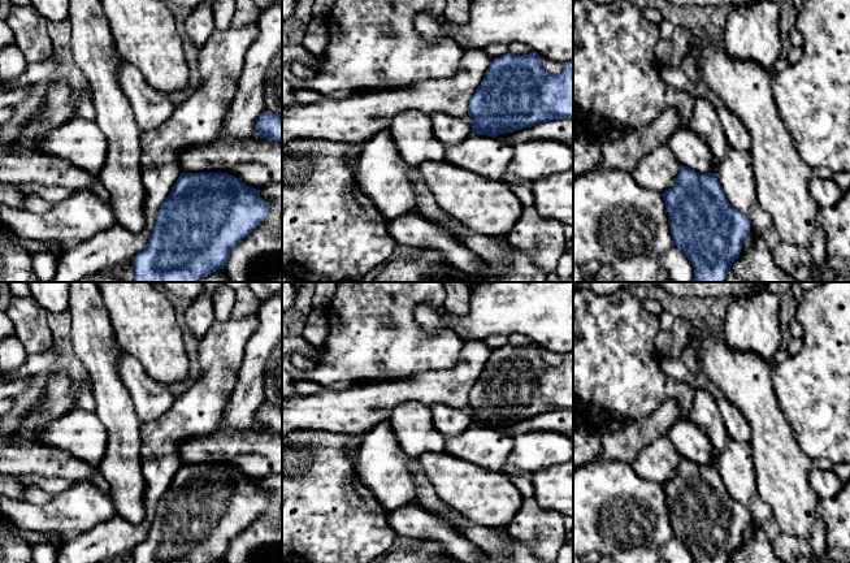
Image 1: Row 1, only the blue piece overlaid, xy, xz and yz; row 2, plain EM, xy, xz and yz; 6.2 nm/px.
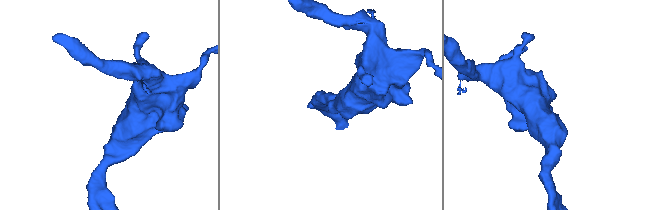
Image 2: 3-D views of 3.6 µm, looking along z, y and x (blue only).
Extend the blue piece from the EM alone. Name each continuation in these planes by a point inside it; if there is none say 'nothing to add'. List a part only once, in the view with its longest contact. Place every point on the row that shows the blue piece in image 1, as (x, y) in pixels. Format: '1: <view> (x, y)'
nothing to add

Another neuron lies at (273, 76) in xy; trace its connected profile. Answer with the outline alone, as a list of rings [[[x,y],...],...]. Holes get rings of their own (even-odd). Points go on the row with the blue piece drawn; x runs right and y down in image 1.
[[[282,48],[265,72],[265,111],[282,118]]]

